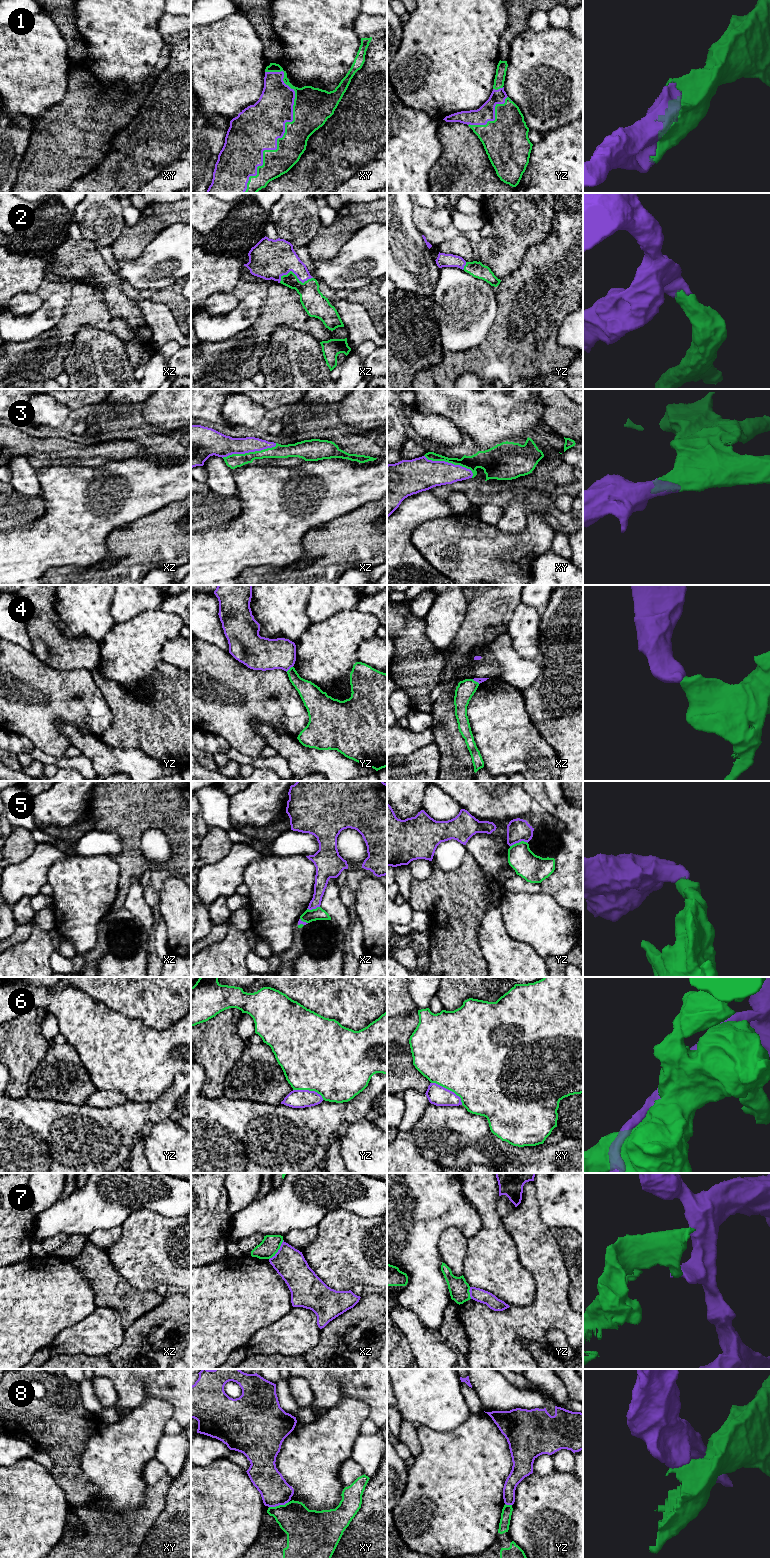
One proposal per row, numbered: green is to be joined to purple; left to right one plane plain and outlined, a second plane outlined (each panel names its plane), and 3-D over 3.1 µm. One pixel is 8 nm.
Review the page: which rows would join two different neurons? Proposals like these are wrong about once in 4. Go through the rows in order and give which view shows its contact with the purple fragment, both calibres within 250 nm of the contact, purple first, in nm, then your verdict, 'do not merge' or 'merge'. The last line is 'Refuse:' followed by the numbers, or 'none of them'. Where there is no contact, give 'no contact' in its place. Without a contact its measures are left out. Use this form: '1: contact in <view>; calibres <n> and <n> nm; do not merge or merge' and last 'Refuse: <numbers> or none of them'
1: contact in xy; calibres 360 and 220 nm; merge
2: contact in xz; calibres 320 and 180 nm; merge
3: contact in xz; calibres 180 and 120 nm; merge
4: contact in yz; calibres 260 and 160 nm; do not merge
5: contact in yz; calibres 180 and 220 nm; do not merge
6: contact in xy; calibres 160 and 500 nm; merge
7: contact in xz; calibres 240 and 150 nm; do not merge
8: contact in xy; calibres 240 and 280 nm; do not merge
Refuse: 4, 5, 7, 8

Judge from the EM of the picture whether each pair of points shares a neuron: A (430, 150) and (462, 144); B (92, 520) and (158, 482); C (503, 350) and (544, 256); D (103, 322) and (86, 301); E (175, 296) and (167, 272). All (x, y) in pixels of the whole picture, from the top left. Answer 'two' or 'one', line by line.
A: two
B: one
C: one
D: one
E: two

